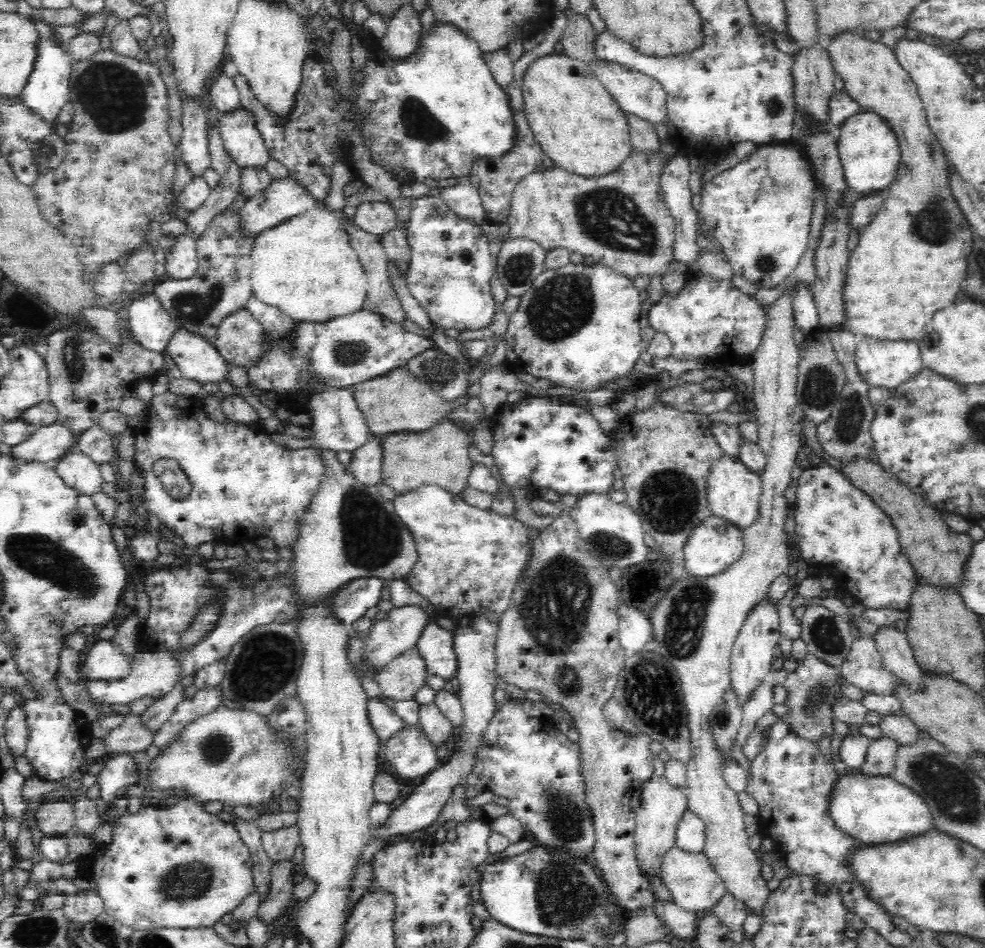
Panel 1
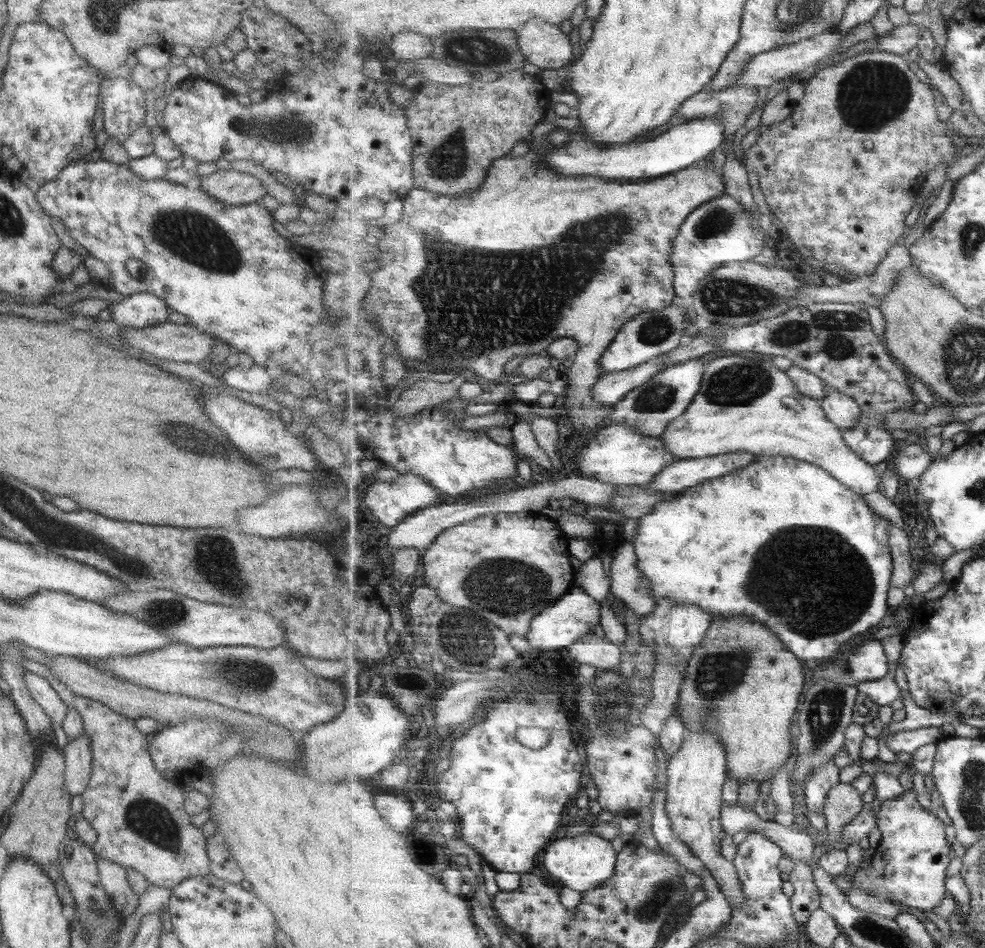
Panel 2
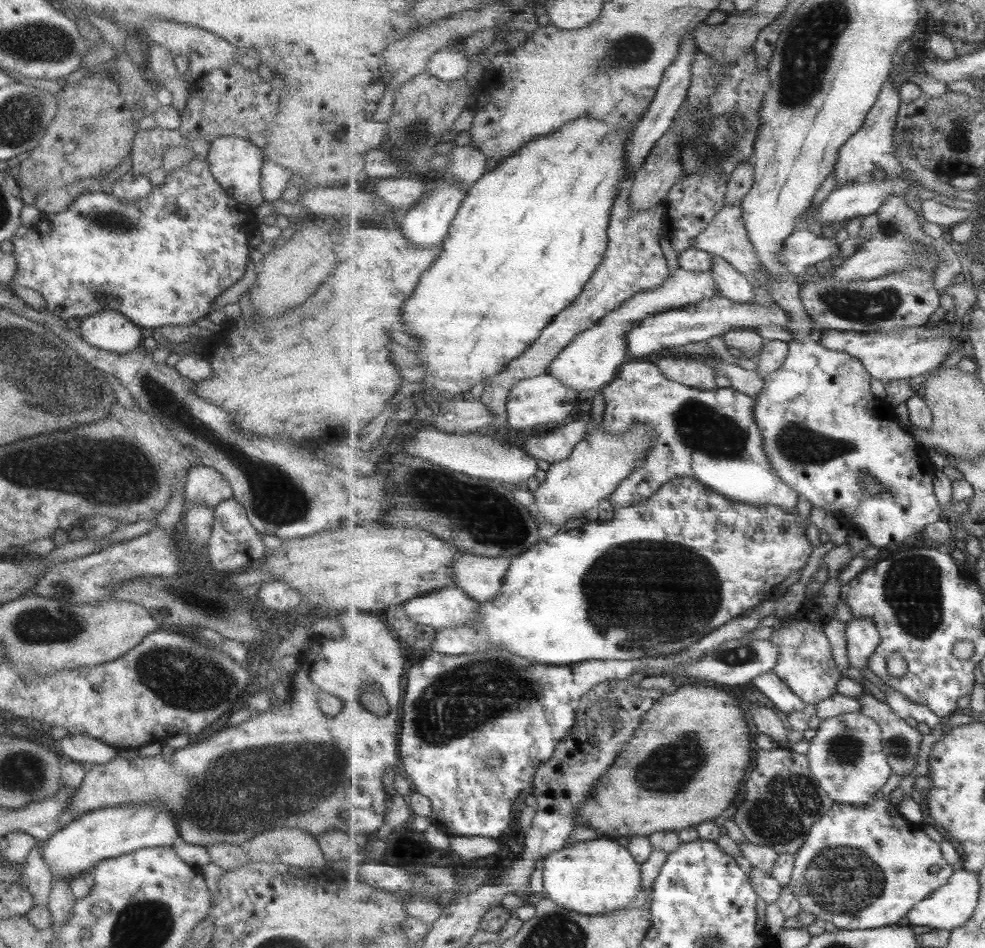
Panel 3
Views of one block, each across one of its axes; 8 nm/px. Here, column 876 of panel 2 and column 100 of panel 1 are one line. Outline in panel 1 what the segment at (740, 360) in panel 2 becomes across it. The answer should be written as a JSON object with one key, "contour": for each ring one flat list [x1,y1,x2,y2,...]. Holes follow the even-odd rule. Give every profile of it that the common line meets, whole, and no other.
{"contour":[[70,450,53,465,68,487,90,497,98,492,102,493,105,481,100,466,82,451]]}

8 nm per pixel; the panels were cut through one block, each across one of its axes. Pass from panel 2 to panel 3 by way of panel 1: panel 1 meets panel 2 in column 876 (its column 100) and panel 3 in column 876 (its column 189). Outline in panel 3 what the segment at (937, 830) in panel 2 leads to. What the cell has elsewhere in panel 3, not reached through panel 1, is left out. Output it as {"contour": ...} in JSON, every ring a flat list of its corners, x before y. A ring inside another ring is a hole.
{"contour":[[877,798,869,805,864,806,834,803,831,810,824,814,819,822,814,824,806,843,803,844,803,848,796,855,795,870,793,870,791,882,787,884,787,887,797,895,799,903,802,904,802,909,815,916,816,921,819,923,831,922,839,929,876,929,897,924,901,918,907,917,916,904,929,898,938,888,946,885,954,872,953,866,947,863,947,860,943,857,941,845,935,840,931,840,927,832,923,831,923,824,912,823,901,814,898,805,892,804,885,798]]}

